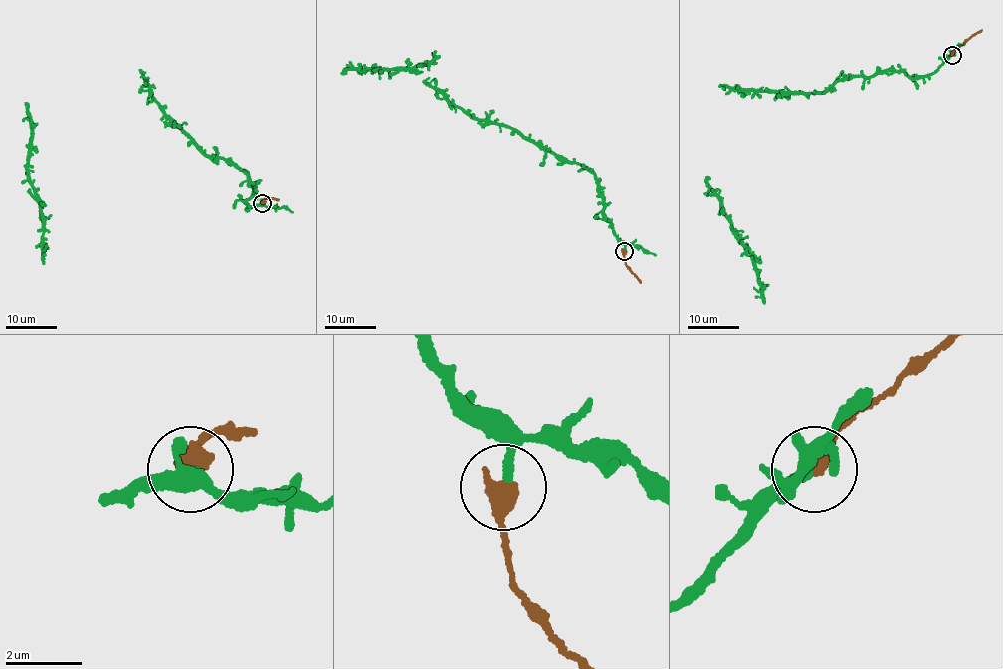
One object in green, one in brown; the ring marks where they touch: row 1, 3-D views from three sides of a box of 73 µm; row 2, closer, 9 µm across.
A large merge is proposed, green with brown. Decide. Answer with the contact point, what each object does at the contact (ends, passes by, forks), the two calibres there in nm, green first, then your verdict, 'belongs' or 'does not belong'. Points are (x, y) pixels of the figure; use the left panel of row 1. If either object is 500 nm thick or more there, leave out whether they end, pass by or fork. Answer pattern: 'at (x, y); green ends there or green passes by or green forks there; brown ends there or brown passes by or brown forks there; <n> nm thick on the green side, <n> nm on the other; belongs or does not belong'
at (262, 203); 200 nm thick on the green side, 550 nm on the other; does not belong

